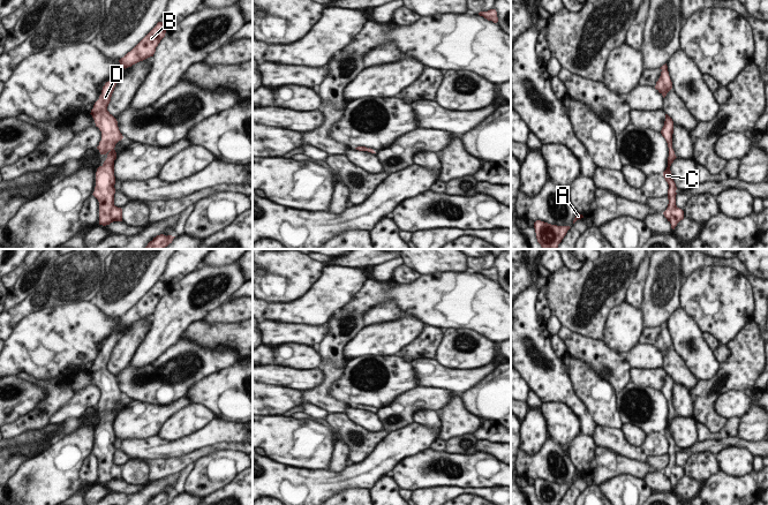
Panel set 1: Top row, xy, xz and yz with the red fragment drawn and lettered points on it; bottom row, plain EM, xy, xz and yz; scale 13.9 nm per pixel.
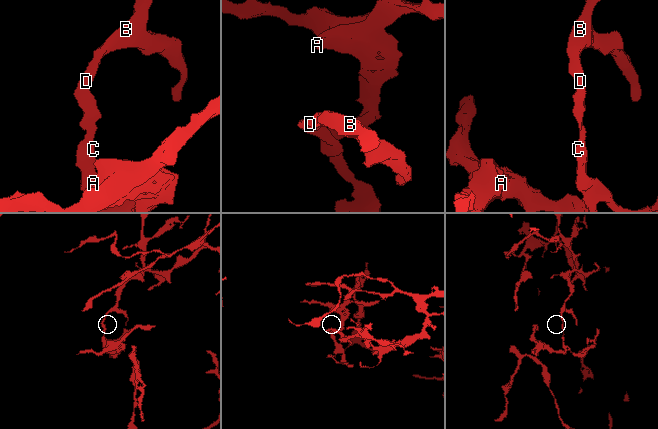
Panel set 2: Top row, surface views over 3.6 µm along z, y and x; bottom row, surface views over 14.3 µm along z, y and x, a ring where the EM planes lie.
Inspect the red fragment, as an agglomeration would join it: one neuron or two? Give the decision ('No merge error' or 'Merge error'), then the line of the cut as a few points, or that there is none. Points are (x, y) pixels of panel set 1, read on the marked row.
No merge error. No split.

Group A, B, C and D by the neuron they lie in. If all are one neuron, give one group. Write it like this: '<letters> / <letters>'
A B C D

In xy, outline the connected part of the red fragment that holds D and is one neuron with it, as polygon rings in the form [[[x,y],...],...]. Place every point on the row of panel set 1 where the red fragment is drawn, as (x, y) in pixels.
[[[116,73],[105,83],[101,95],[90,113],[96,127],[101,131],[101,141],[97,149],[100,154],[107,156],[104,164],[97,168],[96,187],[92,194],[99,202],[99,225],[103,226],[113,221],[122,221],[122,209],[114,205],[114,160],[116,159],[114,148],[123,136],[119,130],[116,119],[107,111],[114,88],[121,78],[121,73]]]

